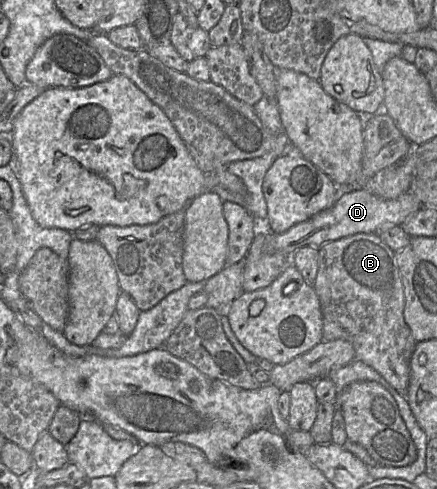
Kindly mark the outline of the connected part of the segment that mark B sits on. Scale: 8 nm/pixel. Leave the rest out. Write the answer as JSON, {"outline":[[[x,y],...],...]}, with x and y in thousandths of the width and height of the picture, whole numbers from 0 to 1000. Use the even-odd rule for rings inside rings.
{"outline":[[[817,476],[744,497],[728,507],[728,554],[716,589],[732,616],[739,697],[799,697],[812,716],[812,736],[856,753],[908,800],[927,808],[936,785],[941,726],[954,697],[924,654],[924,591],[904,517],[860,476]]]}

